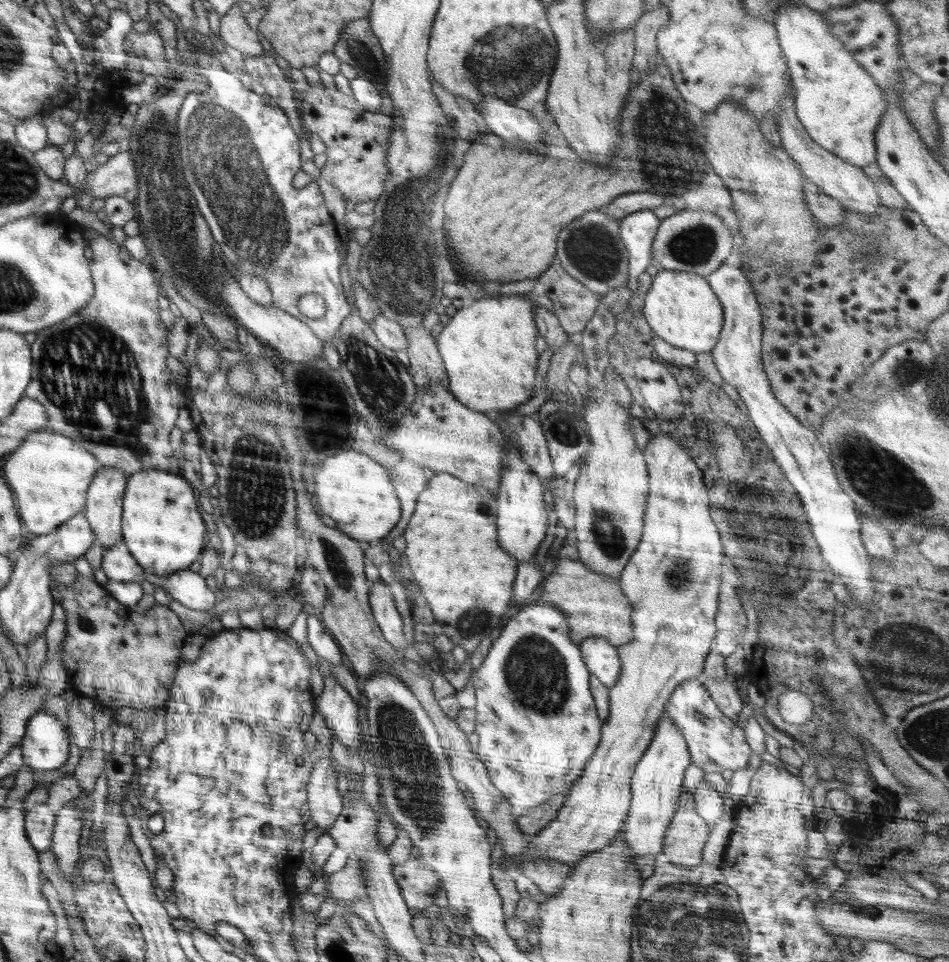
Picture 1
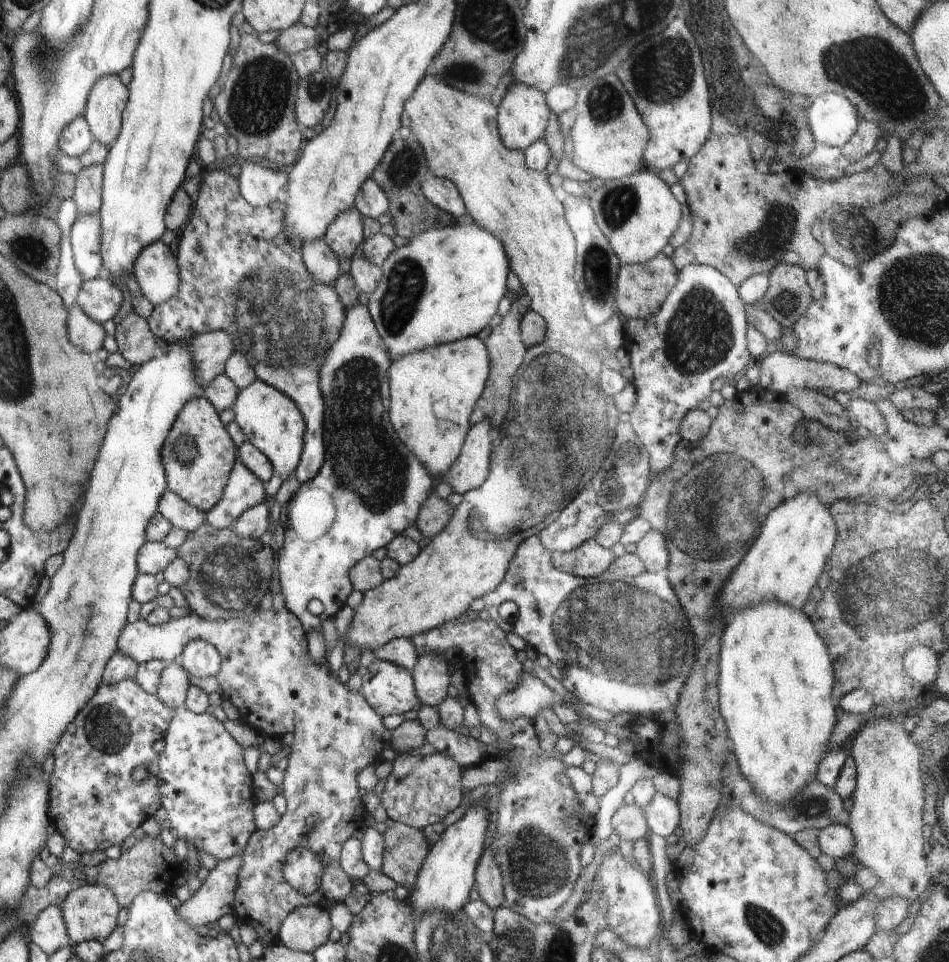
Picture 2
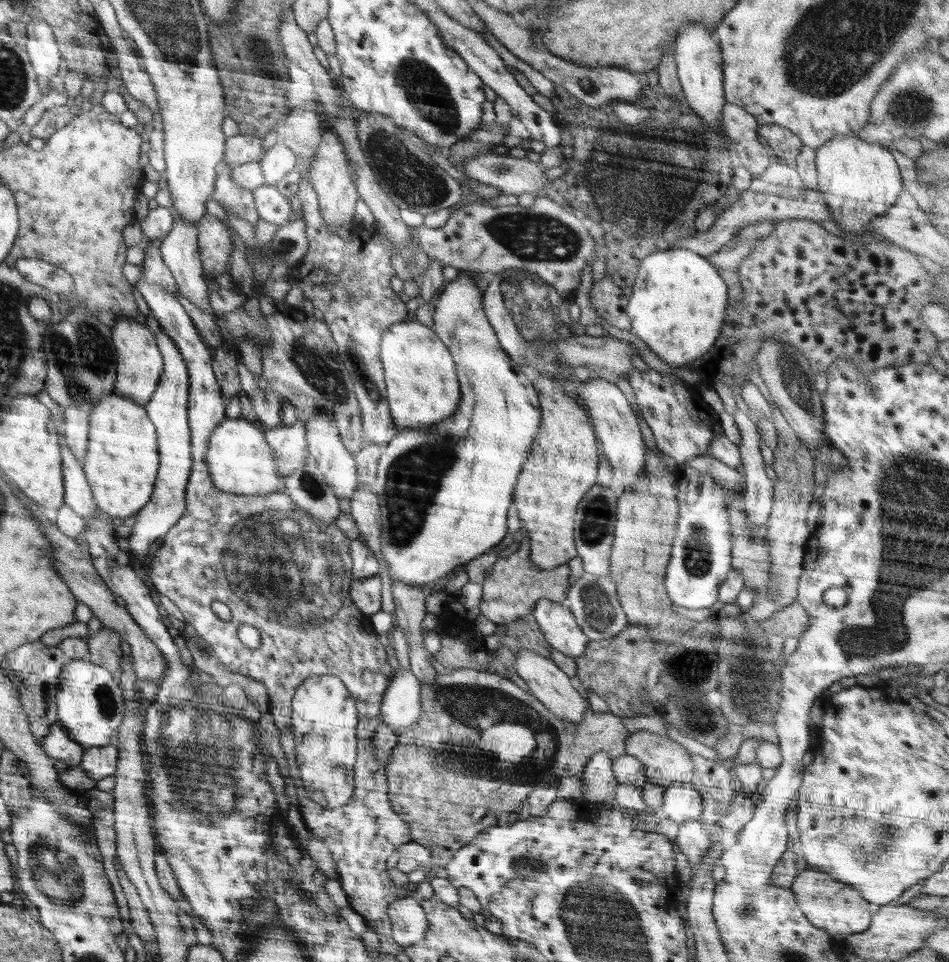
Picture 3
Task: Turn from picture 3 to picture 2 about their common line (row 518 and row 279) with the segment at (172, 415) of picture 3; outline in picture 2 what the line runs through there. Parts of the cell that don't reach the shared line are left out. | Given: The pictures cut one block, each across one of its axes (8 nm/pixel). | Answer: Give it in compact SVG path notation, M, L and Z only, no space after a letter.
M161 240L145 246L132 273L140 290L155 307L174 298L179 289L179 266L170 248Z

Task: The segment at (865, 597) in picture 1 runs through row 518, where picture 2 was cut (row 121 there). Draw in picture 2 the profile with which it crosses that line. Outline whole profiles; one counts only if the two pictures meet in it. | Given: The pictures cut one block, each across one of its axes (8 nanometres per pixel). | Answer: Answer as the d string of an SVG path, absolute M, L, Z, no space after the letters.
M835 92L816 98L806 114L815 142L833 147L843 147L854 136L860 119L850 100Z

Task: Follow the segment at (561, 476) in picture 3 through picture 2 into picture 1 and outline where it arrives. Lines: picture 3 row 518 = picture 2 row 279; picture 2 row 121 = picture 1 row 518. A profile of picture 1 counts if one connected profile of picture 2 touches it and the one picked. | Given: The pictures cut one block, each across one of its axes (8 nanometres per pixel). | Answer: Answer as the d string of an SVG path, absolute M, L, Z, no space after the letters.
M436 473L428 482L428 488L420 494L414 514L410 516L408 528L404 532L406 540L406 558L410 570L414 574L416 584L422 590L428 606L434 612L435 622L442 625L444 636L452 640L452 644L460 646L468 652L465 662L455 670L445 669L442 673L456 691L466 686L471 677L470 656L478 648L478 644L495 630L500 619L510 608L513 592L516 562L498 548L496 540L496 508L497 500L492 496L492 490L475 484L468 484L448 473Z

